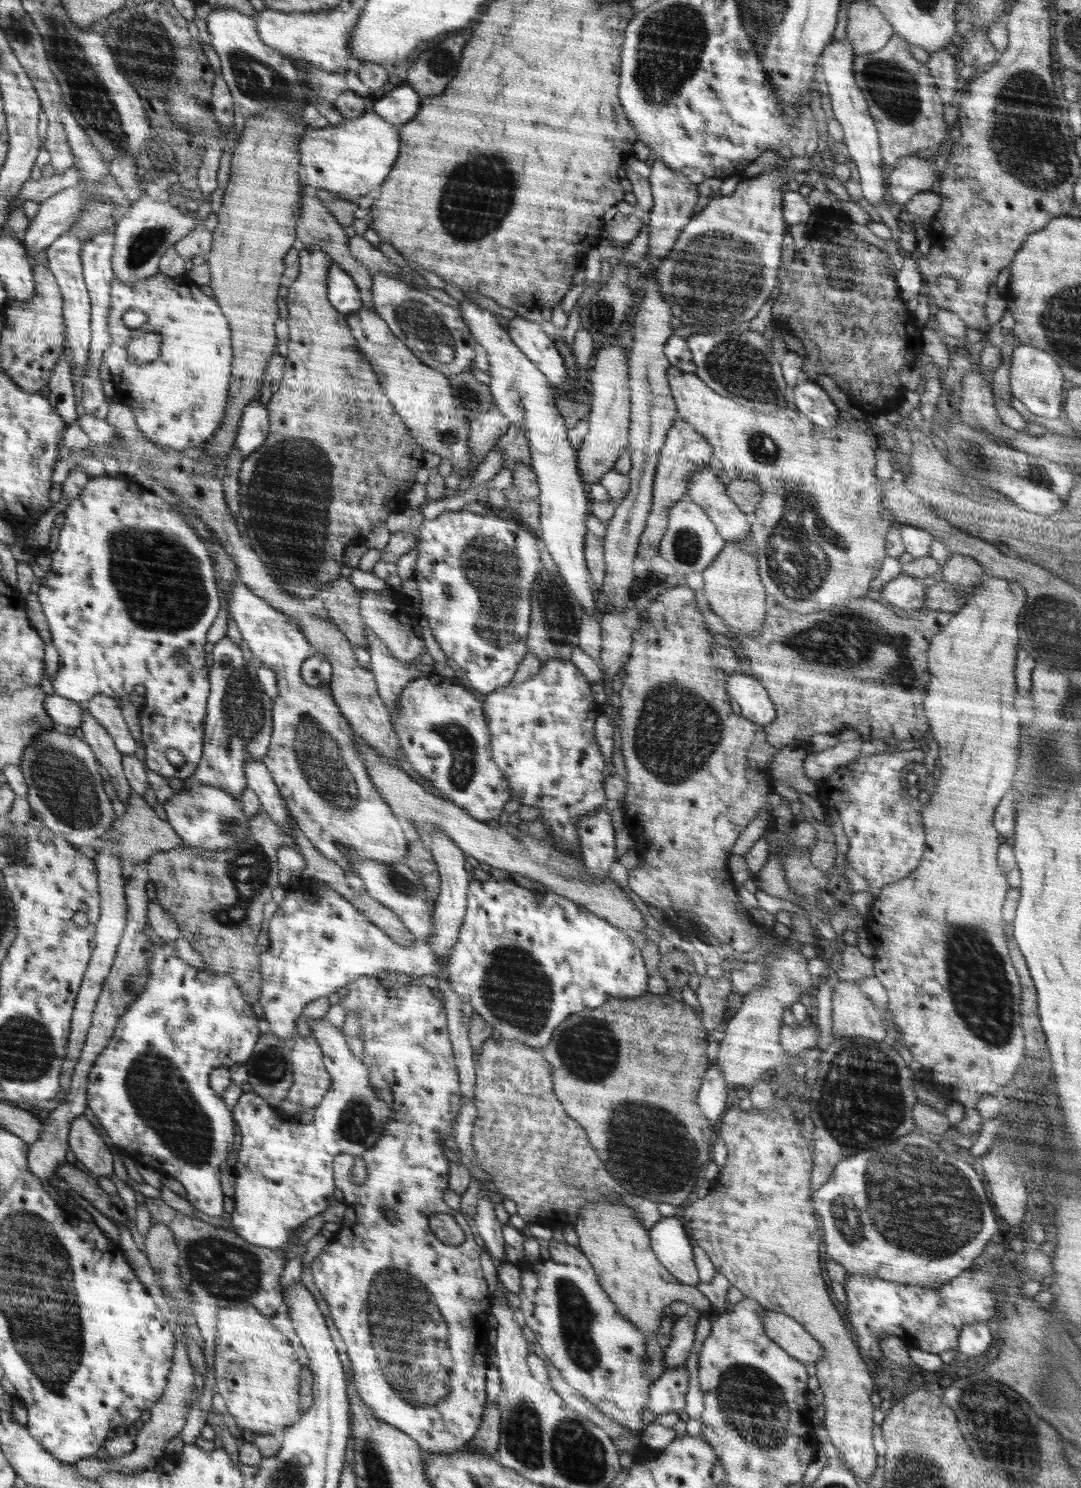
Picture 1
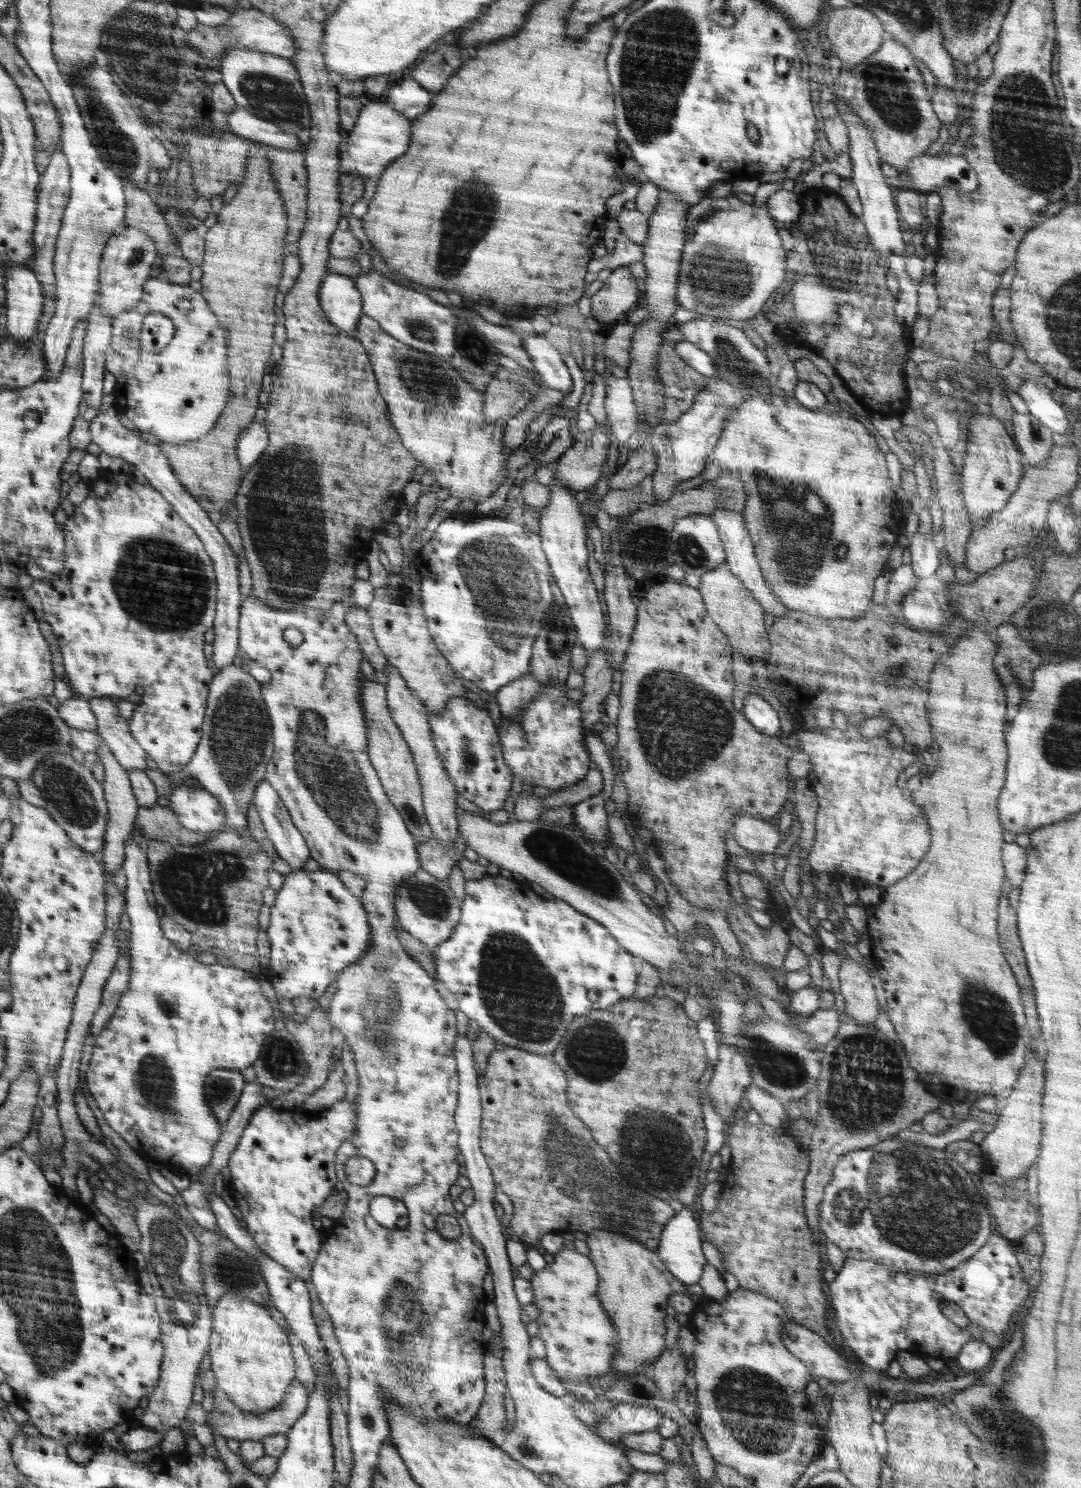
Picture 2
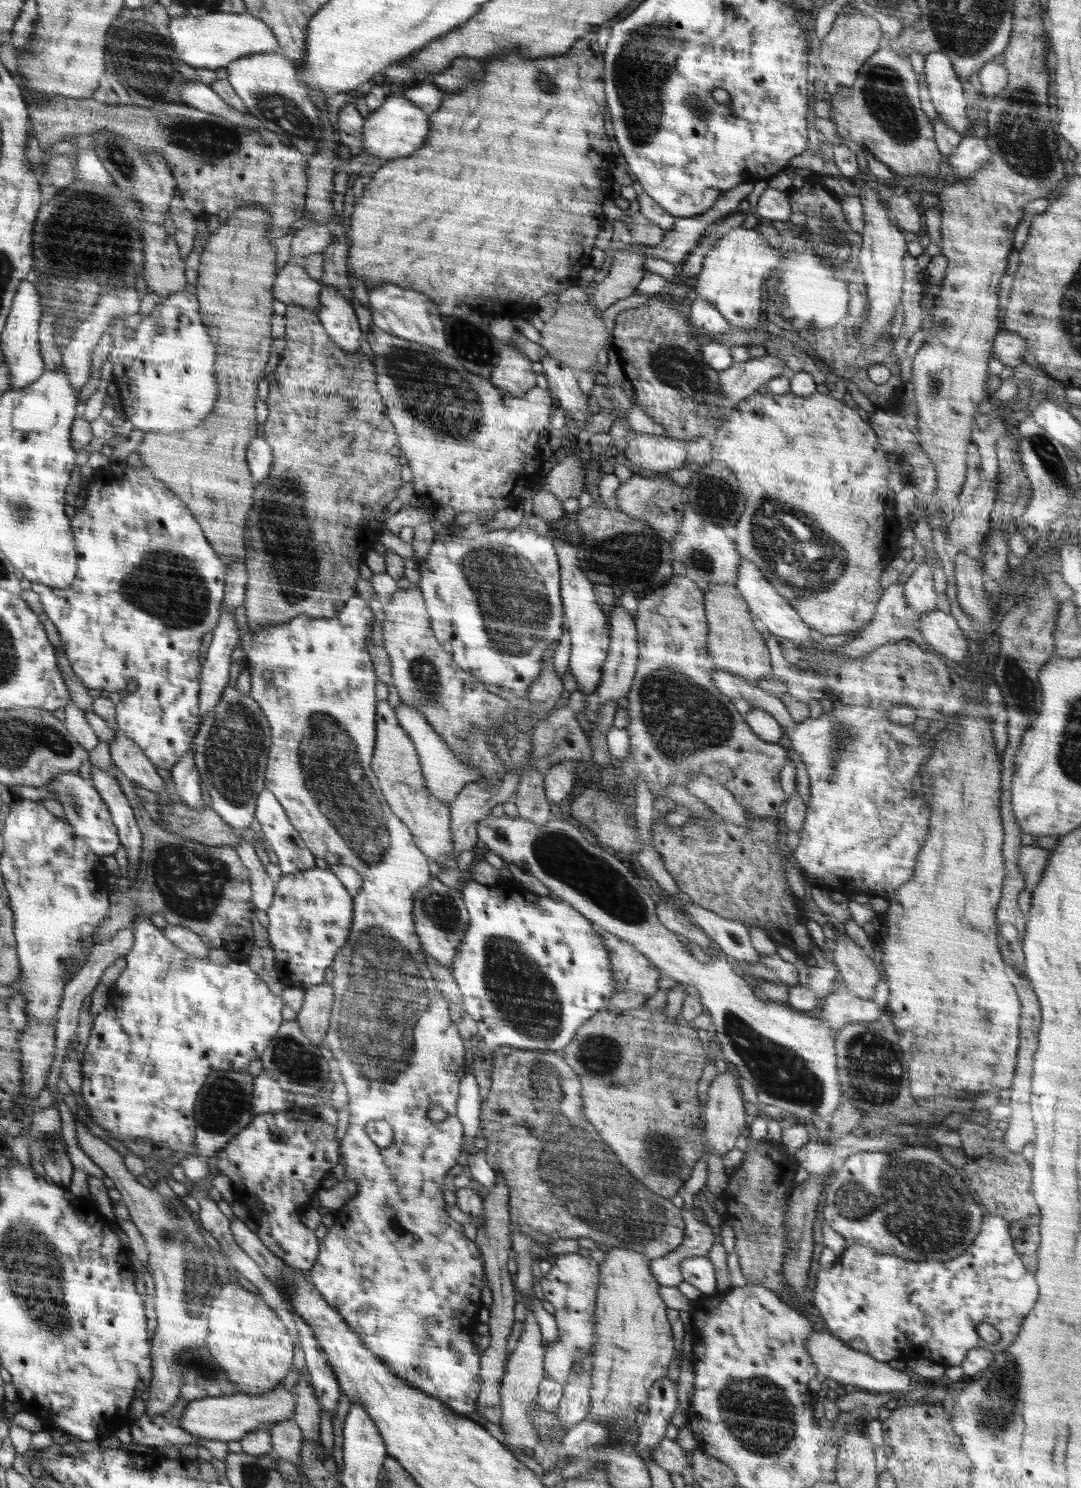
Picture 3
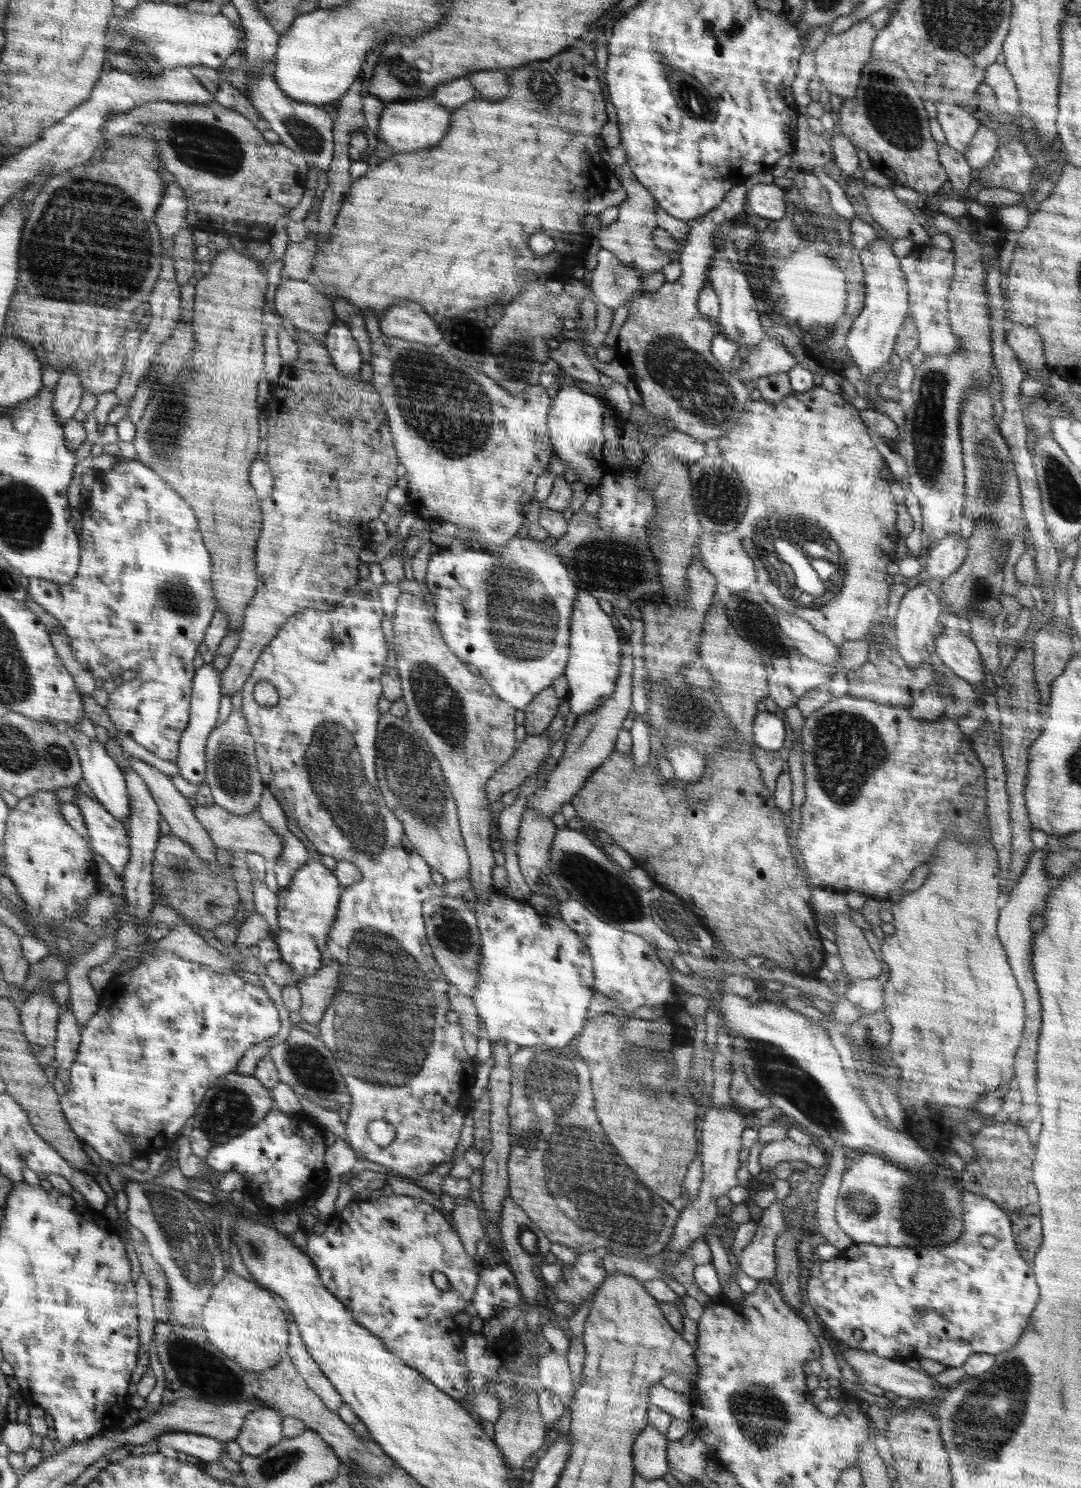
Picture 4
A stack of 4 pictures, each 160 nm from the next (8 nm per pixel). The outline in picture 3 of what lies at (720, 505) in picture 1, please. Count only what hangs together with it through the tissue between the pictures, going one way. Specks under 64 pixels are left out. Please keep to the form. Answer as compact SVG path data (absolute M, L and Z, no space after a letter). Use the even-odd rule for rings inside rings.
M744 558L739 560L735 588L740 590L750 608L750 612L761 620L763 626L772 635L779 639L796 642L798 645L810 644L812 640L818 638L818 632L810 628L800 618L796 610L787 603L787 599L776 592L776 589L764 578L762 572L757 569L752 561Z

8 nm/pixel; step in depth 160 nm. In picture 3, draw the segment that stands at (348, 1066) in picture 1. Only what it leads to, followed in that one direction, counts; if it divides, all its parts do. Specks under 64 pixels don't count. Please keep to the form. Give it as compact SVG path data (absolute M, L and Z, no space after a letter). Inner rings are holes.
M284 1111L263 1113L252 1119L248 1127L244 1127L227 1146L217 1152L219 1174L232 1181L235 1200L247 1208L247 1212L257 1222L257 1235L272 1255L283 1260L287 1266L308 1271L315 1266L318 1255L318 1240L310 1228L304 1224L294 1224L294 1210L308 1204L308 1200L317 1194L320 1182L334 1170L338 1163L338 1133L337 1127L316 1120L314 1124L304 1124L300 1120L288 1120Z

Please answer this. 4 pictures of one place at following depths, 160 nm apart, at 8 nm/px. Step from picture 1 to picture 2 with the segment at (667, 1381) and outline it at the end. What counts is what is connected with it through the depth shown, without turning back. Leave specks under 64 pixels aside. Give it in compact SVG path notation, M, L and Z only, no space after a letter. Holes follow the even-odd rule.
M617 1402L594 1427L596 1434L605 1441L622 1444L621 1438L627 1434L656 1431L662 1419L663 1414L654 1406Z

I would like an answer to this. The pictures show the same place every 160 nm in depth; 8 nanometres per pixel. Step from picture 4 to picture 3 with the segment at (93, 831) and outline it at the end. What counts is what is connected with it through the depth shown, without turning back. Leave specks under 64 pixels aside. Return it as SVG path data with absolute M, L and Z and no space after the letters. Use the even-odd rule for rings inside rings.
M78 771L66 772L54 782L50 782L46 788L48 792L52 792L53 799L61 804L67 823L71 824L75 832L83 837L91 847L91 851L95 852L99 857L114 856L121 844L118 829L114 823L114 818L111 816L110 809L107 807L107 803L100 796L93 780L82 778Z

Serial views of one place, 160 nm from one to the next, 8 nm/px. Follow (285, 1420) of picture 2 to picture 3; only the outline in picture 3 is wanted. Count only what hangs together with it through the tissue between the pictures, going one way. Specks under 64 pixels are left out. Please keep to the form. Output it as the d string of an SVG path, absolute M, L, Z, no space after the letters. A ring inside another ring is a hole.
M276 1387L264 1395L244 1395L238 1393L230 1396L204 1397L189 1401L184 1413L180 1413L180 1428L200 1437L239 1441L247 1434L264 1426L271 1427L292 1418L297 1401L295 1395L286 1388Z

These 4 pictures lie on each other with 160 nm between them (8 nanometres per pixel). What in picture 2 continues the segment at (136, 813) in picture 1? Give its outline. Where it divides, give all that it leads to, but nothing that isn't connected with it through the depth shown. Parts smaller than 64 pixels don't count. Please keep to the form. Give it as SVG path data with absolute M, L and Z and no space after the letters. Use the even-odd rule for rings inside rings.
M158 804L140 808L133 824L133 836L138 838L142 848L146 850L146 842L150 840L162 841L163 844L180 846L182 844L196 844L212 838L212 833L192 832L178 822L178 815L168 807Z

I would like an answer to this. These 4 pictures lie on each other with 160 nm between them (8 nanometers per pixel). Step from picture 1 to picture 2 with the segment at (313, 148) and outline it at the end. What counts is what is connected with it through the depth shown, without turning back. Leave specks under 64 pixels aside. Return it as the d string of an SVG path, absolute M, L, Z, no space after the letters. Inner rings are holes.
M366 98L354 128L348 132L348 136L343 140L344 143L341 144L344 174L356 175L364 180L380 174L390 162L394 162L406 154L406 150L412 144L413 123L410 117L404 116L390 104ZM237 106L236 110L229 114L228 119L232 133L255 141L256 144L292 151L305 150L305 146L301 146L296 133L285 132L279 125L275 125L272 121L255 117L241 106Z

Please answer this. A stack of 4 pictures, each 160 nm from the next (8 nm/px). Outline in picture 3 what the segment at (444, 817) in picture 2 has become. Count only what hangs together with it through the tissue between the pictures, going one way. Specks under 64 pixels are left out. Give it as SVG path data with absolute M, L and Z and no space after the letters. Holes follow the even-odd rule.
M398 704L395 709L395 715L399 719L399 723L408 732L413 741L418 755L422 762L422 775L426 778L427 787L443 804L451 806L453 800L461 793L461 790L468 784L477 782L480 778L480 772L466 768L457 754L444 742L444 739L432 728L432 725L424 718L424 715L412 706L406 704Z

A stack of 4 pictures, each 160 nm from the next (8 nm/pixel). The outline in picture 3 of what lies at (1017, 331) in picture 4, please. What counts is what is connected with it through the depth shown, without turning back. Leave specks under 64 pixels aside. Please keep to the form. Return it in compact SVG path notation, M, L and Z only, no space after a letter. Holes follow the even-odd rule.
M1000 331L993 340L992 357L1005 366L1017 367L1028 354L1026 340L1015 332Z

